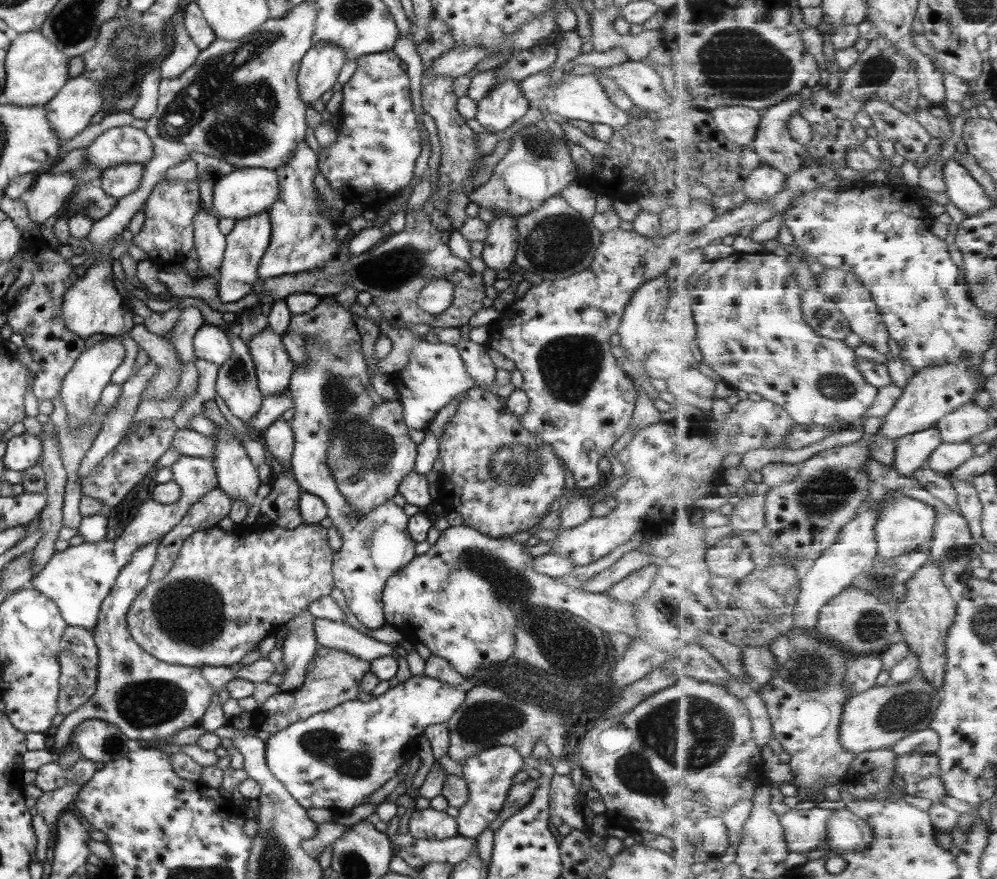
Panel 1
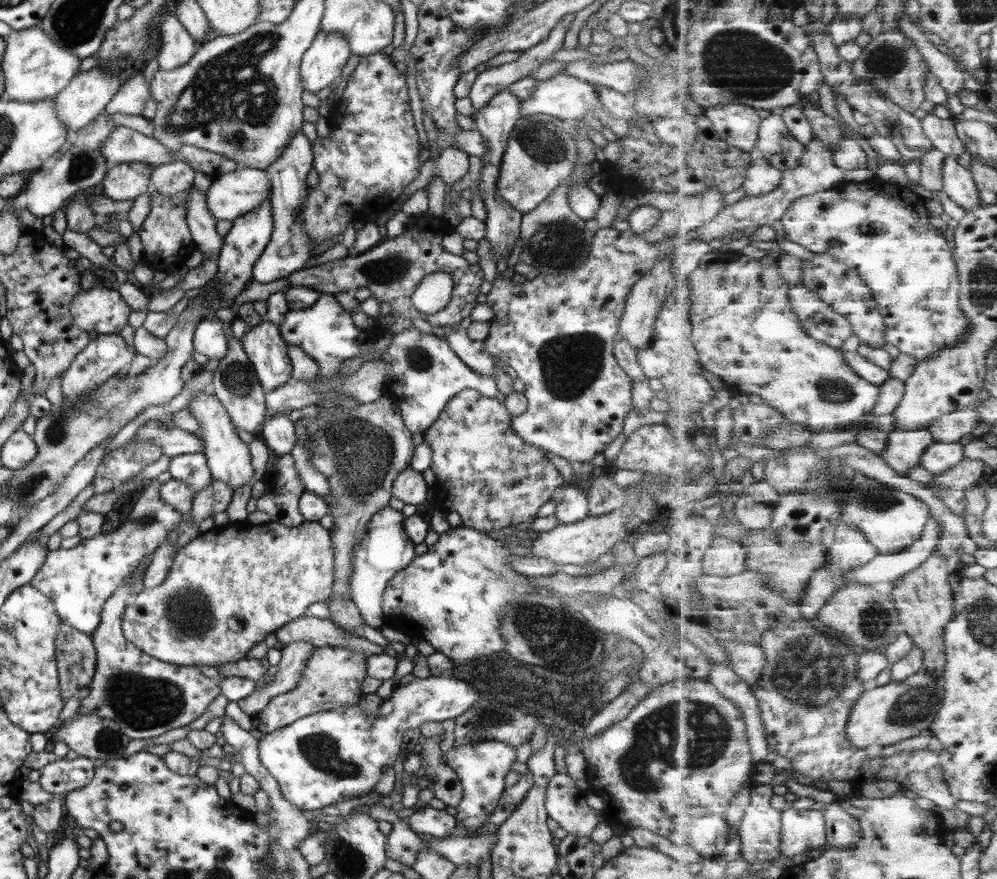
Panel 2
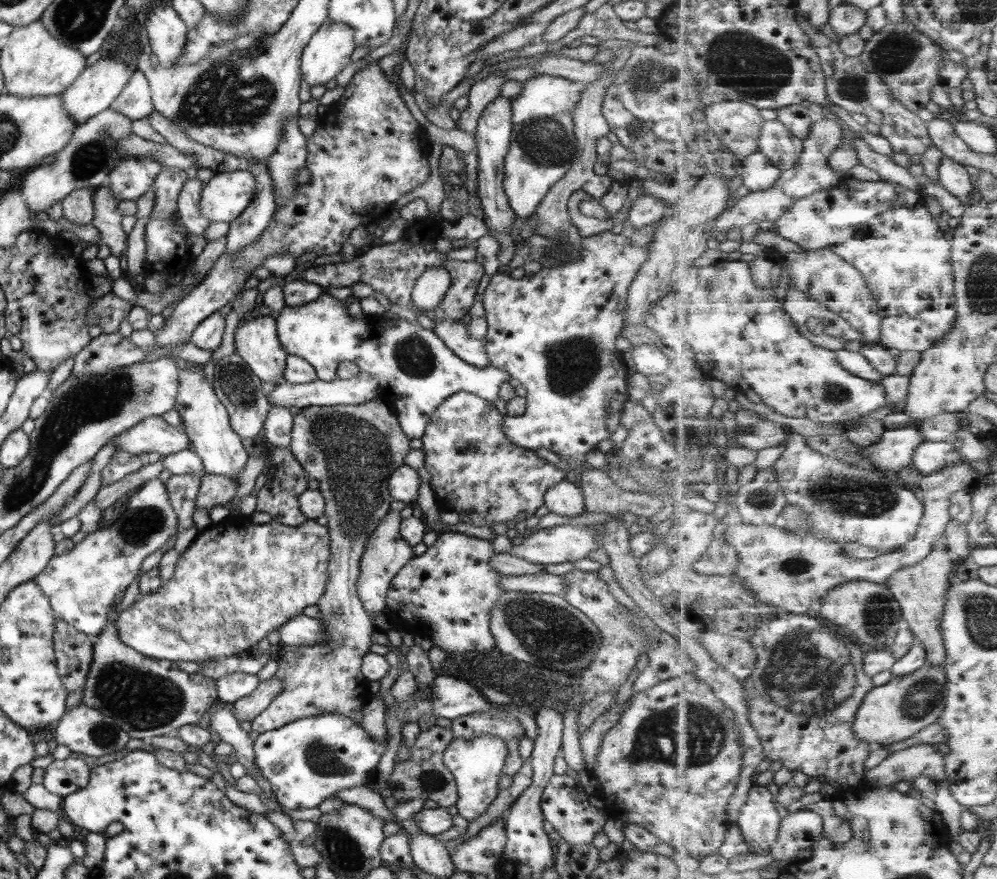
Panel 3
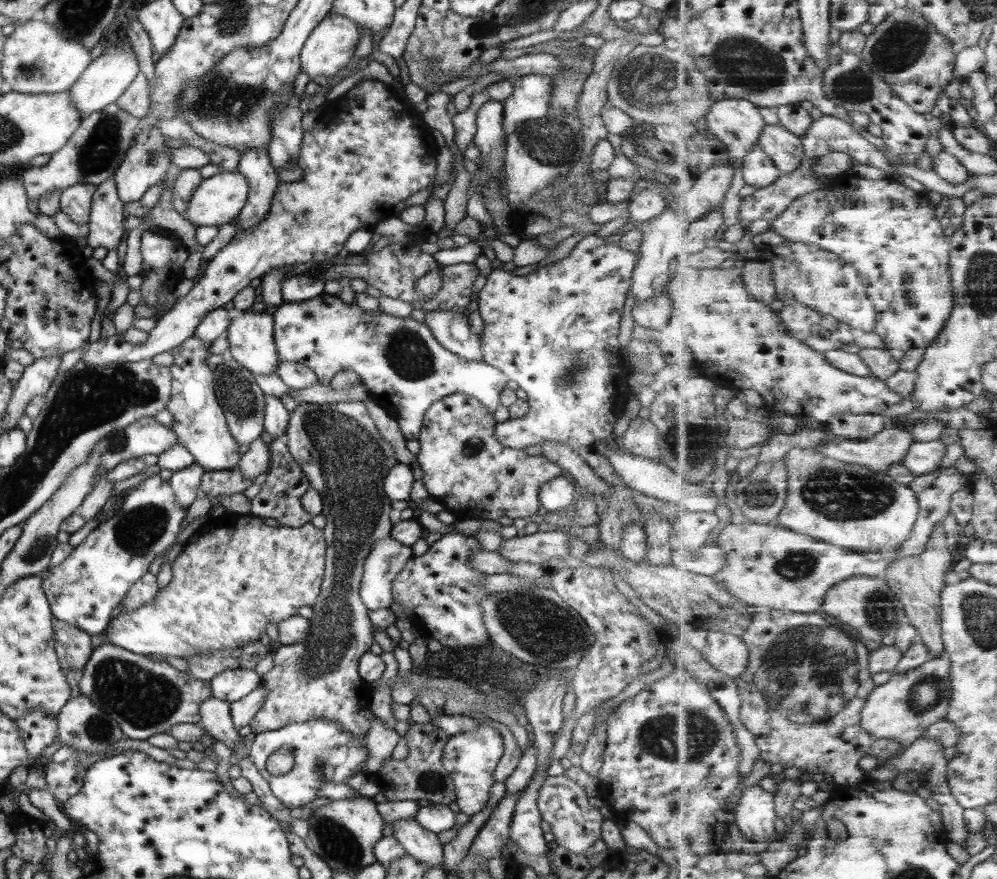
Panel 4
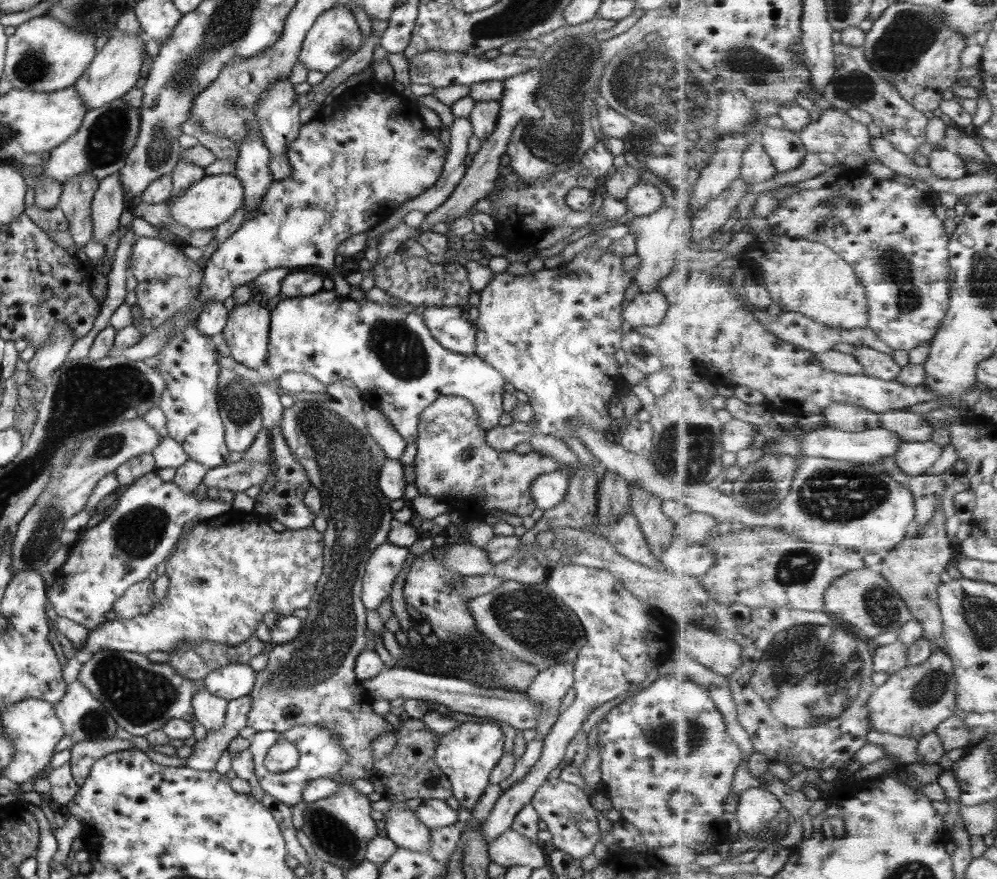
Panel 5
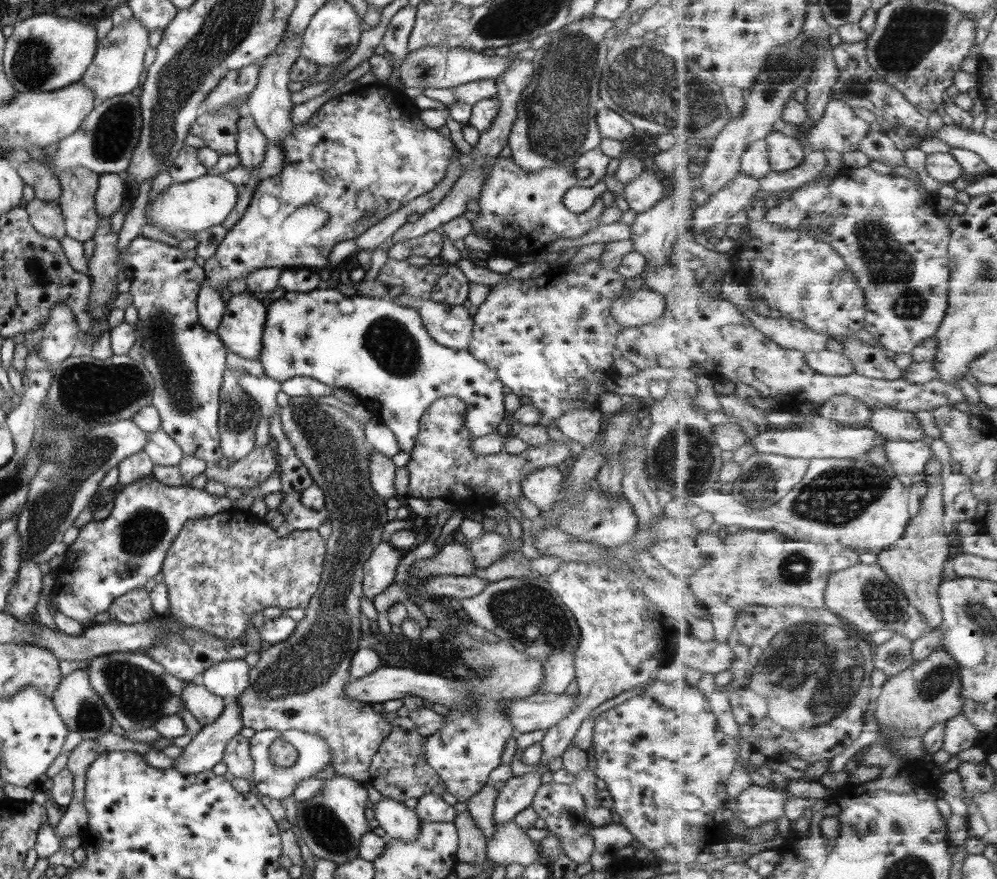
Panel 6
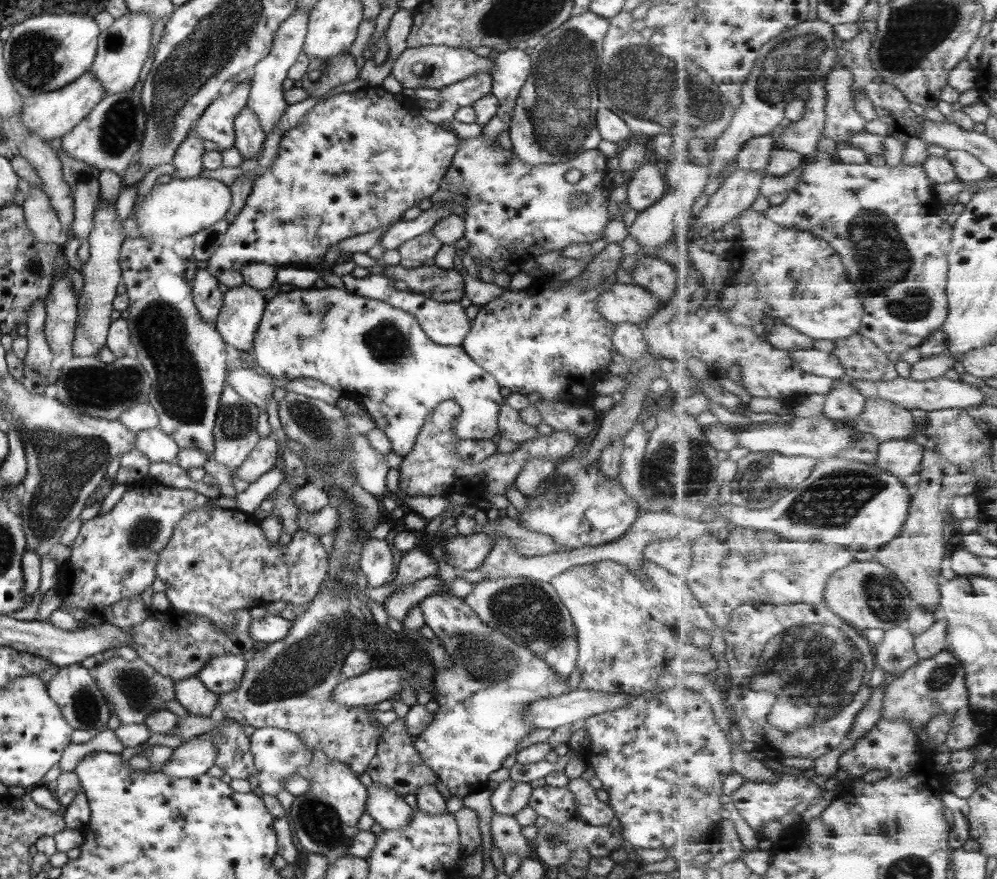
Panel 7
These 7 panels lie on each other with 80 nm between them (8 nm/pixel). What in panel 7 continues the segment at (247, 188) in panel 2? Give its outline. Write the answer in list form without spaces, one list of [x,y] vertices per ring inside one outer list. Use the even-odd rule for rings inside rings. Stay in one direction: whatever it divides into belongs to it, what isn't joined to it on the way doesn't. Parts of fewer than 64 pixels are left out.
[[[198,177],[174,178],[167,184],[154,185],[132,209],[130,216],[141,237],[165,245],[183,236],[192,236],[217,222],[227,212],[229,204],[231,193],[221,182]]]

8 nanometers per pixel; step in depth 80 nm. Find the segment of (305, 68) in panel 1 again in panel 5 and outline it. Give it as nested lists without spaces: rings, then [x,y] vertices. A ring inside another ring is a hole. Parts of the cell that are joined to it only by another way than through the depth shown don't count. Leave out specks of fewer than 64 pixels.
[[[341,3],[324,10],[315,18],[302,40],[298,61],[302,62],[308,70],[317,70],[317,72],[323,72],[326,75],[331,70],[337,69],[340,62],[353,54],[360,47],[360,44],[361,32],[355,23],[353,14]]]

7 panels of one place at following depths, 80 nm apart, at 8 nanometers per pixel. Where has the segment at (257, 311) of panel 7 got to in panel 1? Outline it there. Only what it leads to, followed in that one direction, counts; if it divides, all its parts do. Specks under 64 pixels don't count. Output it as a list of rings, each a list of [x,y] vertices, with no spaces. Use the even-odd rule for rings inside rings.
[[[266,327],[246,342],[263,397],[287,392],[291,373],[295,369],[283,348],[281,337]]]

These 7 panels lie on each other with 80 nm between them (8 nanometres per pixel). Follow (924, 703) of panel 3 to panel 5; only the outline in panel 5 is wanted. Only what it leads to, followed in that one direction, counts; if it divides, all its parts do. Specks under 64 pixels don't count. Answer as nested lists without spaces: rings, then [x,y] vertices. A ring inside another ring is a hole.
[[[935,646],[926,662],[907,666],[891,675],[891,678],[871,695],[868,699],[871,728],[883,734],[895,734],[909,740],[921,741],[927,734],[937,730],[941,722],[955,715],[958,706],[957,682],[955,664],[950,655],[940,646]]]

